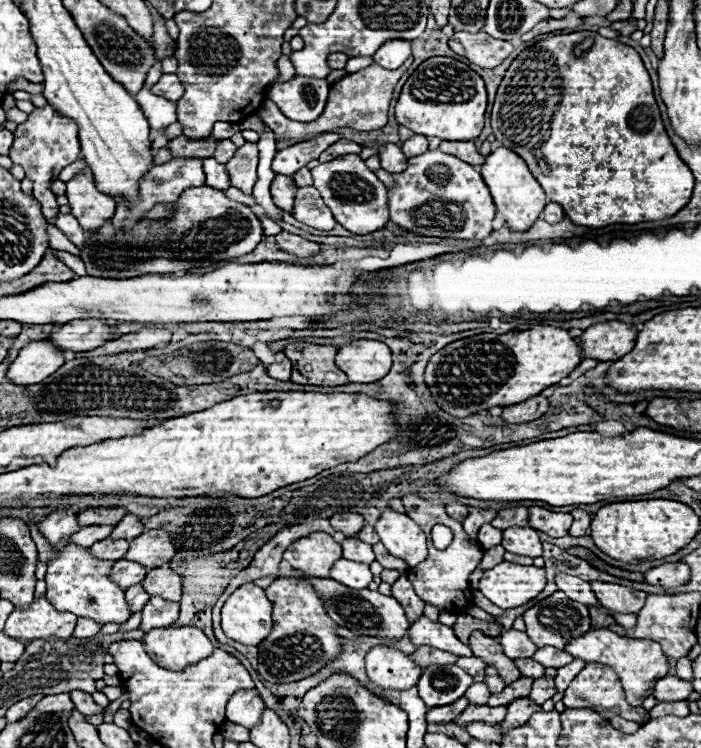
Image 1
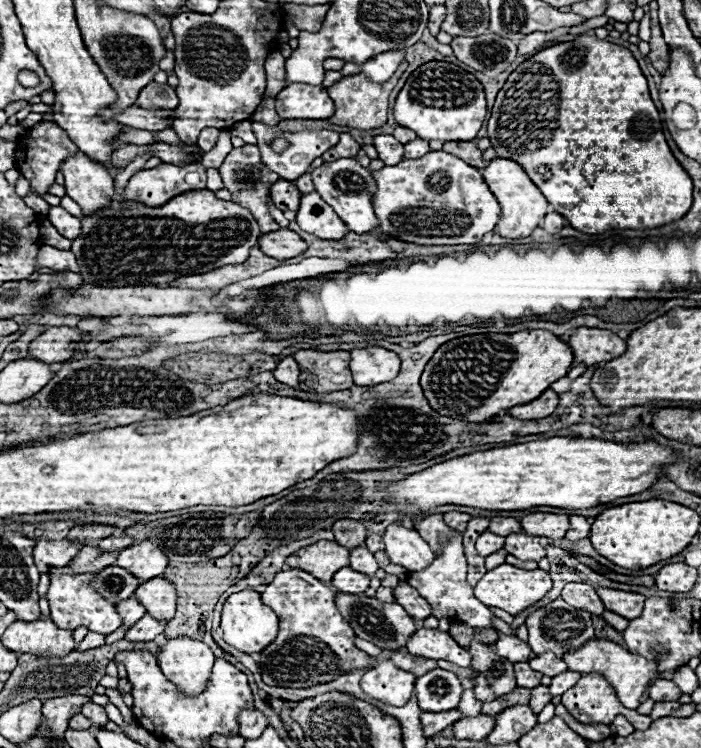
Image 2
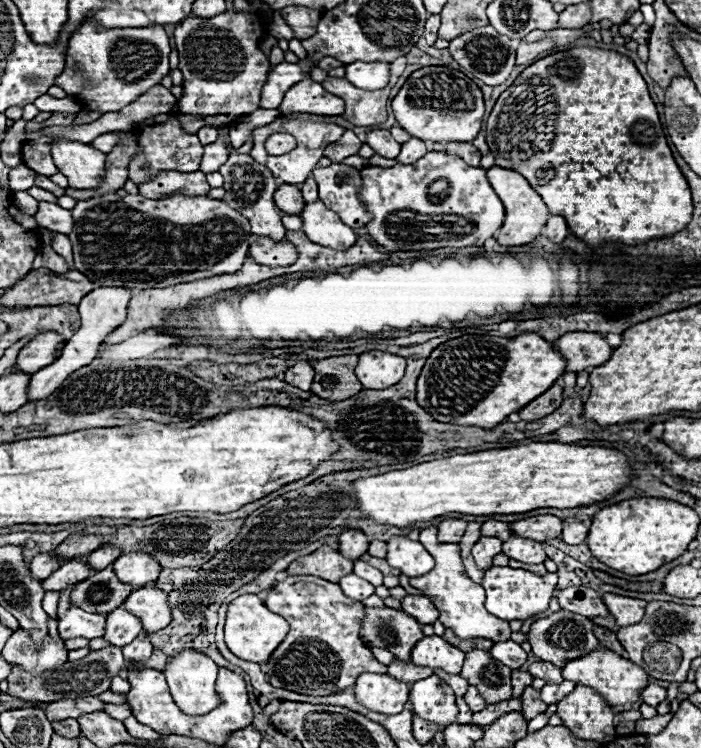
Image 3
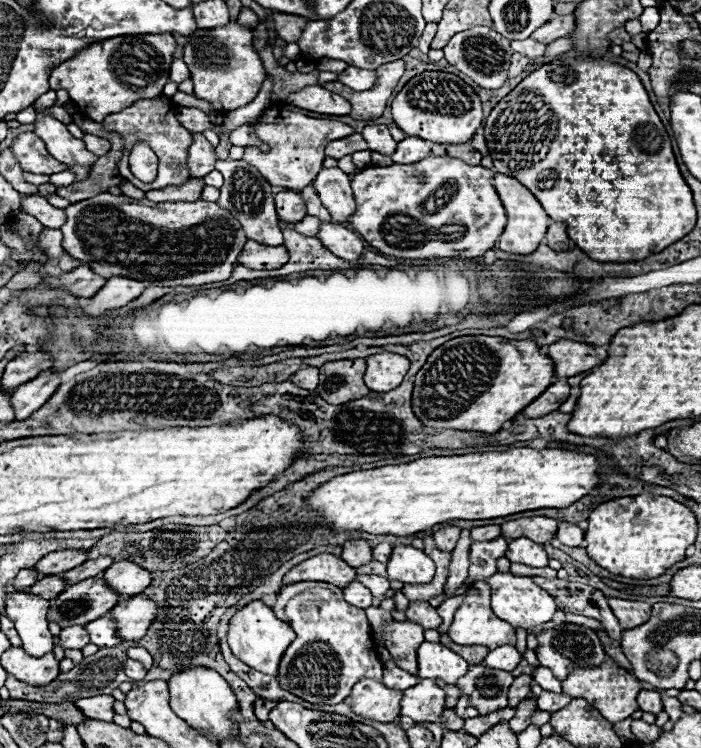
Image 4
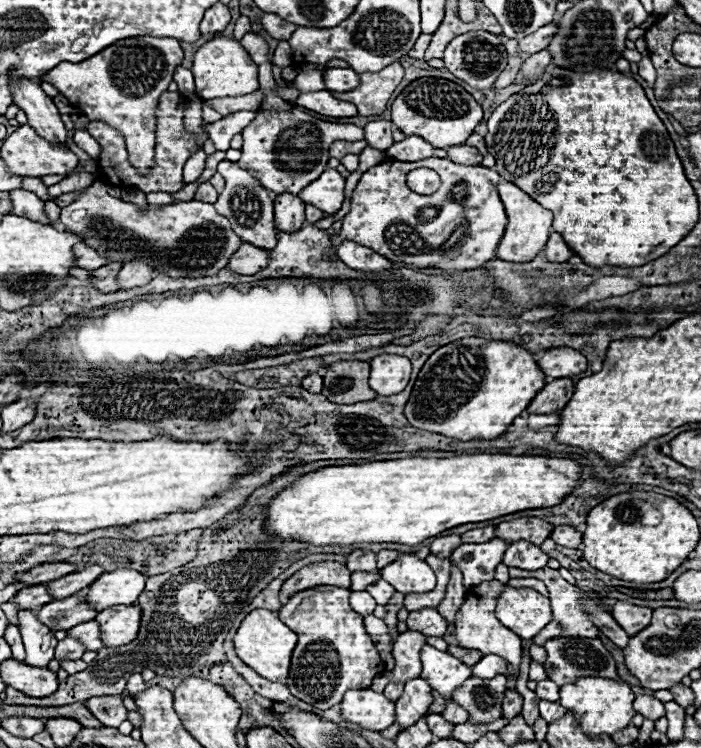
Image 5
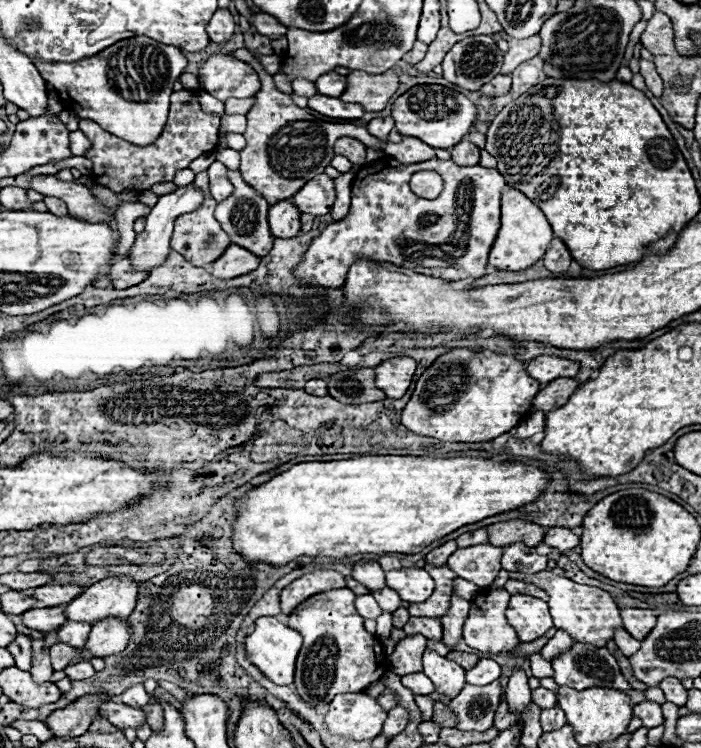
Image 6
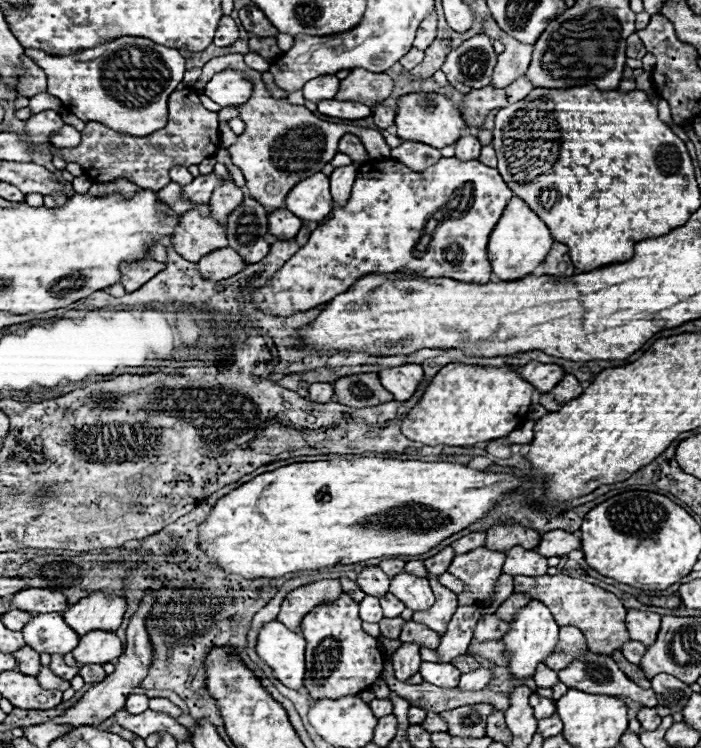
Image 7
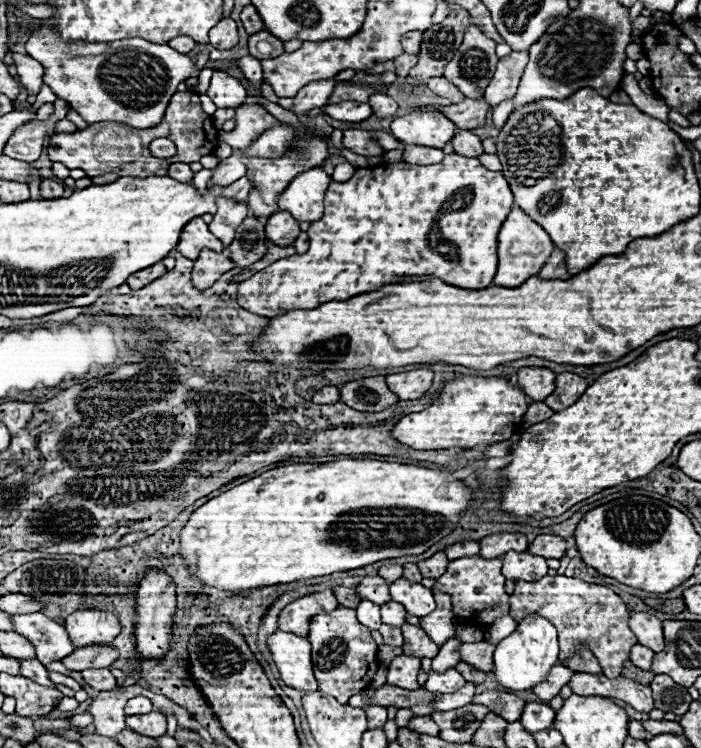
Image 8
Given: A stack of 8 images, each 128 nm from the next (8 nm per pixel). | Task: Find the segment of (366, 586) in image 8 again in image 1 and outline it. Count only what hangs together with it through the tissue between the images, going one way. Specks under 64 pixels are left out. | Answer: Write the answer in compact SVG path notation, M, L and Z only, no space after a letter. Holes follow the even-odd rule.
M342 512L342 514L334 514L330 518L330 524L336 532L342 532L346 538L354 538L354 534L358 534L362 530L364 518L354 512Z

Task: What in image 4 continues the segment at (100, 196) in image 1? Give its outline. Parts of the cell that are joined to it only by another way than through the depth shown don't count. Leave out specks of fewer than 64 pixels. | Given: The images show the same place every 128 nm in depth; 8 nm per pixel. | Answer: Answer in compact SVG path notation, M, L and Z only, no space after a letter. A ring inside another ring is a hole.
M36 108L36 120L34 120L34 132L44 140L48 152L70 166L72 172L76 172L76 180L84 180L88 176L90 166L98 160L96 154L88 152L84 142L74 138L66 124L56 120L54 116L48 116L48 108L38 110Z

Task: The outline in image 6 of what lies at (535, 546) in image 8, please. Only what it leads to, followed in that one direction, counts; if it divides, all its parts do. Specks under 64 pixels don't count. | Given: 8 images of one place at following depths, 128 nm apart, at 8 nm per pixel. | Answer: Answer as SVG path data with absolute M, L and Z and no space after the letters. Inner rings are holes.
M550 528L544 536L544 544L560 550L560 552L566 552L566 550L572 550L576 548L580 542L580 538L576 534L572 534L568 528Z

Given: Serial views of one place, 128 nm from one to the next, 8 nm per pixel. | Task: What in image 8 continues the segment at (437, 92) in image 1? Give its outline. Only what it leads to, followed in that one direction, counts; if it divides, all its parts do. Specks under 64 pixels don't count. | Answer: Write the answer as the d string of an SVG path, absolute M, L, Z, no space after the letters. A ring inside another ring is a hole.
M414 110L410 114L396 116L390 130L404 144L444 148L444 144L452 140L456 126L436 110Z

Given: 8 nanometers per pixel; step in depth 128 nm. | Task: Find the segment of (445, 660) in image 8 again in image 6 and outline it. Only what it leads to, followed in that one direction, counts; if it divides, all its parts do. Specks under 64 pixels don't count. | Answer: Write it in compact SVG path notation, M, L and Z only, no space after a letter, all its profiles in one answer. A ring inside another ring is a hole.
M454 594L450 610L442 618L442 626L444 626L442 642L448 646L448 650L454 650L456 644L460 642L460 638L462 638L462 626L464 626L466 618L468 618L468 612L470 612L470 602L466 602L466 600L462 600L462 598L458 598Z

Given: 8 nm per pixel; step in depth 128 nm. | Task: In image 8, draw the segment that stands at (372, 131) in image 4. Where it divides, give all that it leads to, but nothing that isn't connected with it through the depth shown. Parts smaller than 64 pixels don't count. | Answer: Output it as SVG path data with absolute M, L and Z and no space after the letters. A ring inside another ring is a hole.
M376 92L372 94L372 98L368 100L368 104L372 106L374 114L378 118L388 118L388 116L396 116L396 110L398 110L398 104L384 92Z

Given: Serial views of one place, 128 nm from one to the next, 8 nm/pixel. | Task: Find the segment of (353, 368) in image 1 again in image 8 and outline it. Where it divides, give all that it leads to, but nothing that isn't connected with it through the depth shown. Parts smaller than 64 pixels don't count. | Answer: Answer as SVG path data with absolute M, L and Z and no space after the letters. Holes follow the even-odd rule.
M410 370L400 374L386 376L388 388L398 394L400 400L416 400L426 394L426 390L432 386L434 372L432 370Z

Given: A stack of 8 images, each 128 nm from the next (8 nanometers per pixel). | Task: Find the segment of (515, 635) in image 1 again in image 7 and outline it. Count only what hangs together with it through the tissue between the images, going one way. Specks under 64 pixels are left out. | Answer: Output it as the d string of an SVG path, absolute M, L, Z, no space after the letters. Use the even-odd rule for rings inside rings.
M478 668L478 670L474 670L474 672L462 674L458 688L460 688L460 690L482 690L482 688L486 688L486 684L490 682L490 678L492 678L490 670Z

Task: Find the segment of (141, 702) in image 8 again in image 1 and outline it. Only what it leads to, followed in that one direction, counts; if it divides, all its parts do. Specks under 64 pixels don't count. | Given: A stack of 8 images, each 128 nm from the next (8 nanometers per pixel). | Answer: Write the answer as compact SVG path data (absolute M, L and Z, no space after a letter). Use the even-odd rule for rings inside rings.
M150 598L148 604L142 610L142 622L140 622L140 630L148 632L152 628L166 628L170 624L176 622L180 612L178 602L166 602L162 598Z

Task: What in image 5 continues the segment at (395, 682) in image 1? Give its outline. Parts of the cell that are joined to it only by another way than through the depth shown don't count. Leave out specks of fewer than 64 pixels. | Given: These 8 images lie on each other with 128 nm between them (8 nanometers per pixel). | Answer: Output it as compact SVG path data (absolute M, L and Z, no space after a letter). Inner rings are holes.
M370 688L348 690L340 702L340 714L346 722L380 732L394 724L394 702Z

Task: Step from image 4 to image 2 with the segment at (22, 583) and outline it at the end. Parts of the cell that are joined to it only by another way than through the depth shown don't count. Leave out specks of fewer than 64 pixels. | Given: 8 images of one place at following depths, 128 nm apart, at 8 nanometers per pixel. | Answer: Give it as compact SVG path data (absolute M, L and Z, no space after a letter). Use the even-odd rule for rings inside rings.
M40 540L36 546L34 546L34 564L38 566L38 570L42 574L48 574L48 568L60 568L60 566L66 566L74 556L76 552L82 548L82 544L74 544L74 542L68 542L68 540L60 540L60 542L46 542L46 540Z

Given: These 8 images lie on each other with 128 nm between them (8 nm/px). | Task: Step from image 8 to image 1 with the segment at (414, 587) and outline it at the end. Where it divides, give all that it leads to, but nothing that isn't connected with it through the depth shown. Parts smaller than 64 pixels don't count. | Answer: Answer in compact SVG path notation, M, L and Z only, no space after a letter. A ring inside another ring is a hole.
M386 508L374 530L380 534L386 550L392 556L402 558L410 568L420 564L428 554L424 532L406 514L398 514L392 508Z

